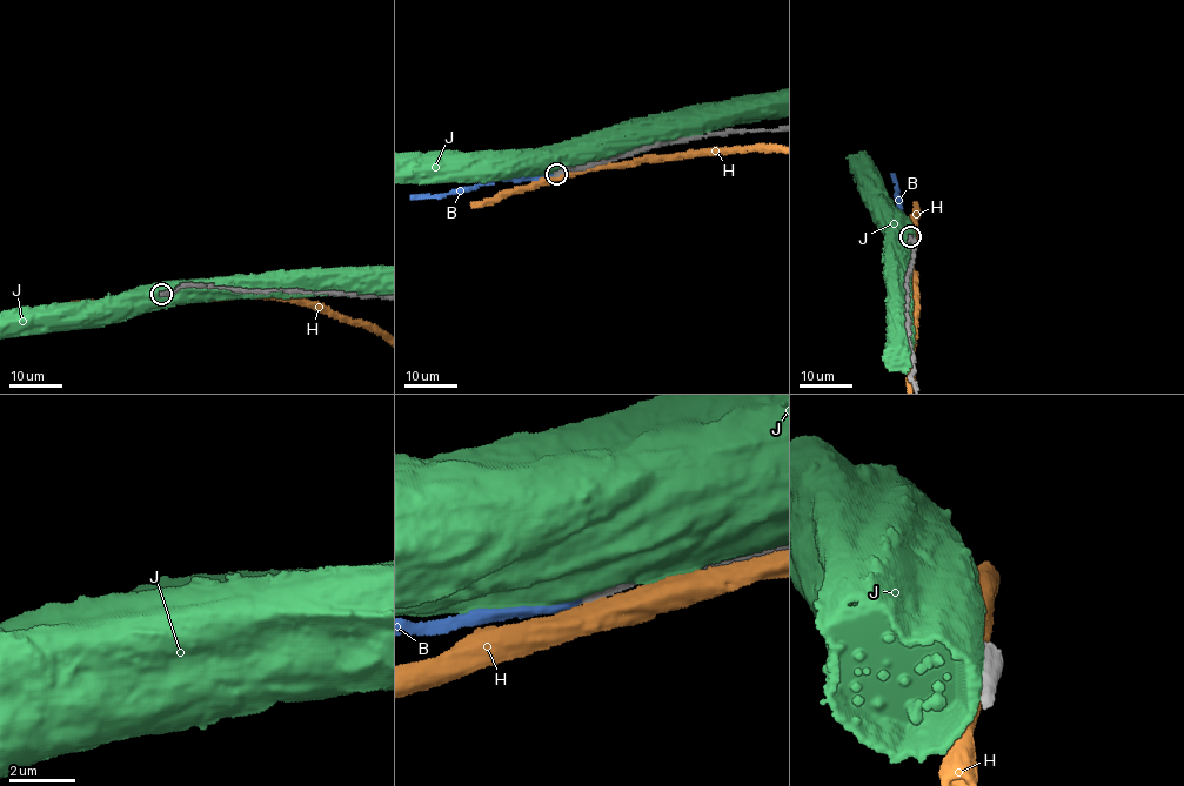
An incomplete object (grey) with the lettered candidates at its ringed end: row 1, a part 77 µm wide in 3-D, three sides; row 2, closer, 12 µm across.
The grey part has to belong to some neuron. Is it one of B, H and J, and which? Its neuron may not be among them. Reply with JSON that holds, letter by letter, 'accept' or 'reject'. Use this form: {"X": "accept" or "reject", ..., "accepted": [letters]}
{"B": "accept", "H": "reject", "J": "reject", "accepted": ["B"]}

